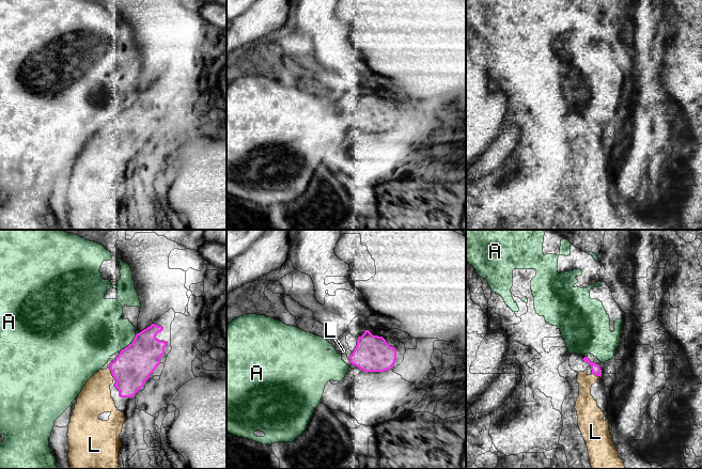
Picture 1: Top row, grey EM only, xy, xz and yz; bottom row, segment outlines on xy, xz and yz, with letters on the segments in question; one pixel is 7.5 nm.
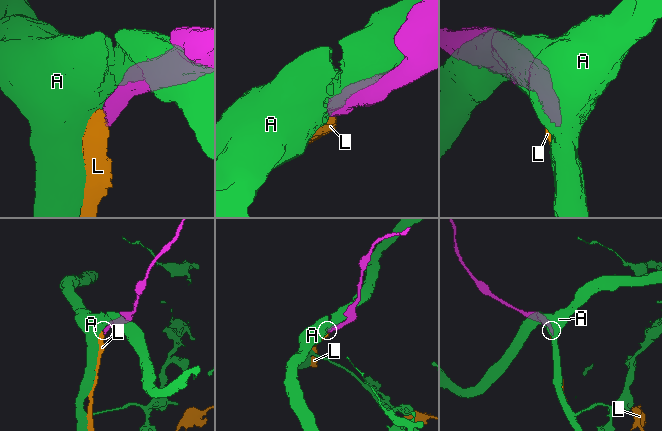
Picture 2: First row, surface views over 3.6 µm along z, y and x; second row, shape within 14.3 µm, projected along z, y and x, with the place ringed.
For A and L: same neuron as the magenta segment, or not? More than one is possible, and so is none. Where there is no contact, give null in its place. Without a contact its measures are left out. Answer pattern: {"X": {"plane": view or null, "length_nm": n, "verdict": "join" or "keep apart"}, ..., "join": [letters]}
{"A": {"plane": "xy", "length_nm": 190, "verdict": "keep apart"}, "L": {"plane": "xy", "length_nm": 90, "verdict": "join"}, "join": ["L"]}

